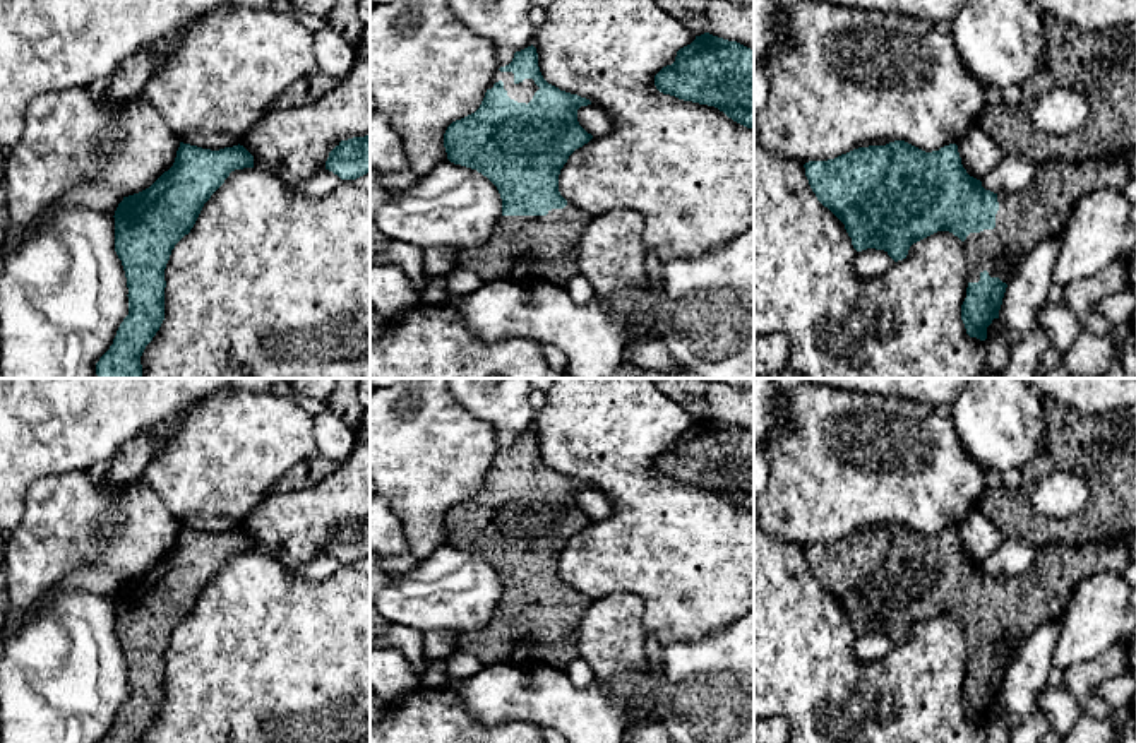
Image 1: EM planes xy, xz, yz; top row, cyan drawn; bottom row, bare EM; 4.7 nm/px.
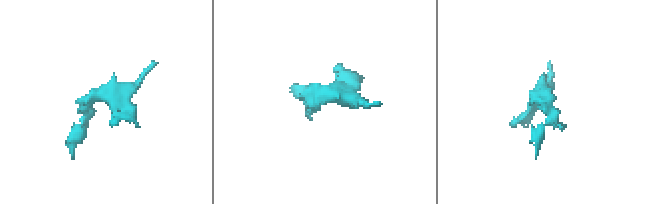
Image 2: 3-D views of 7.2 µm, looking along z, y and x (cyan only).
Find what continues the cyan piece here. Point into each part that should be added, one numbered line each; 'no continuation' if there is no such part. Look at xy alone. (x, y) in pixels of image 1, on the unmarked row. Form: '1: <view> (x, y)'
no continuation

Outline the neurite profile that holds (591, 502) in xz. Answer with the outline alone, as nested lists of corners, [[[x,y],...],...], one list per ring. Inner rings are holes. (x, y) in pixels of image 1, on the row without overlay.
[[[595,488],[581,490],[577,493],[577,505],[593,520],[601,520],[613,514],[612,502]]]

